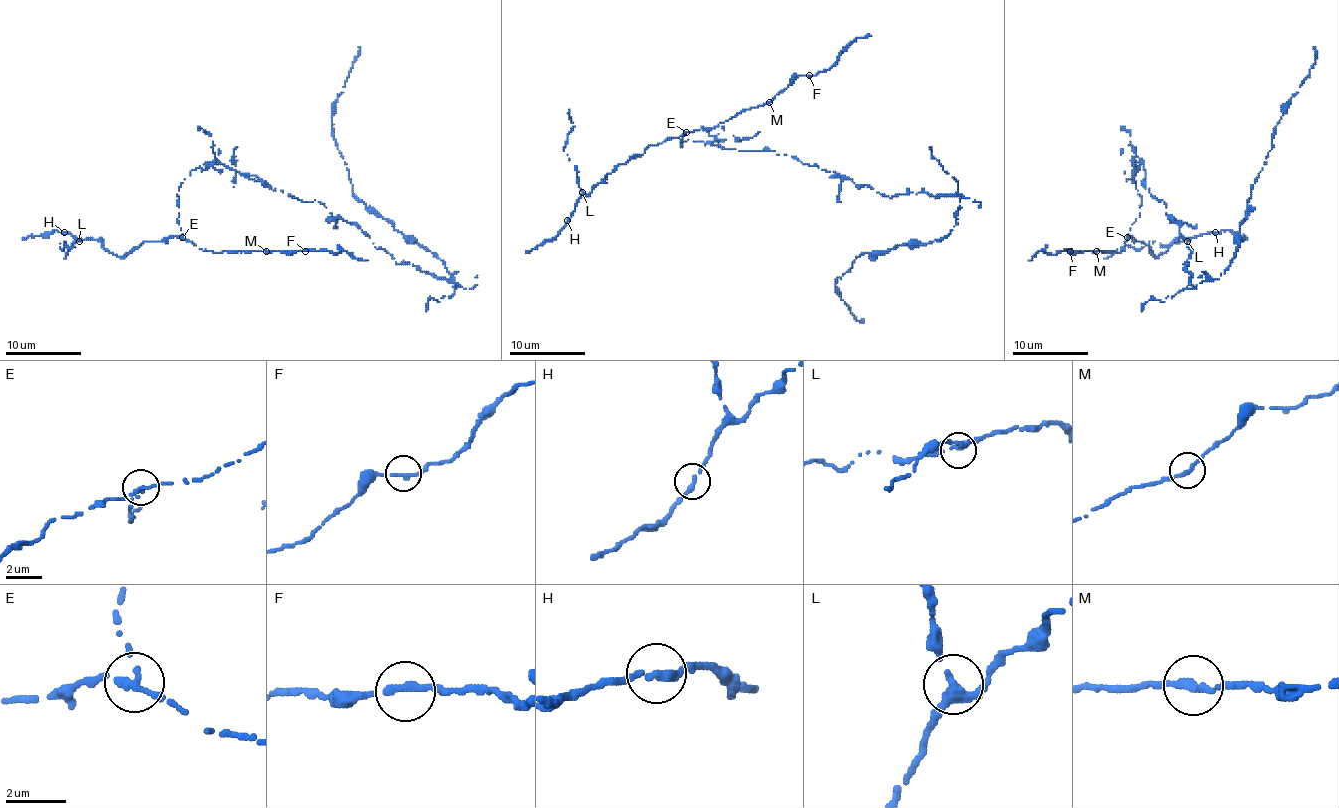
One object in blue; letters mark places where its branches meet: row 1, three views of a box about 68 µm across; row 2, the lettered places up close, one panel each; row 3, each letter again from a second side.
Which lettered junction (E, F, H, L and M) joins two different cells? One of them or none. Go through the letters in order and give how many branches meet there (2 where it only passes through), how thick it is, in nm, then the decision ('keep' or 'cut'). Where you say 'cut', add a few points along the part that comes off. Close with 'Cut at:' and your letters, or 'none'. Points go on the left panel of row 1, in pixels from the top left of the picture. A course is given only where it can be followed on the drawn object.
E: 3 | 200 nm | cut | (183, 237), (179, 187), (224, 164), (320, 202), (398, 264), (458, 285), (352, 192), (332, 105), (358, 47)
F: 2 | 220 nm | keep
H: 2 | 260 nm | keep
L: 3 | 240 nm | keep
M: 2 | 240 nm | keep
Cut at: E

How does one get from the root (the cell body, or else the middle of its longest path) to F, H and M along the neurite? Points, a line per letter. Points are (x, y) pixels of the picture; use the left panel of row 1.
F: (333, 217), (315, 200), (222, 164), (196, 168), (181, 185), (177, 222), (200, 249), (305, 251)
H: (333, 217), (315, 200), (211, 164), (179, 188), (181, 236), (116, 256), (64, 232)
M: (333, 217), (315, 200), (301, 202), (222, 164), (192, 170), (177, 194), (183, 237), (215, 253), (266, 251)

